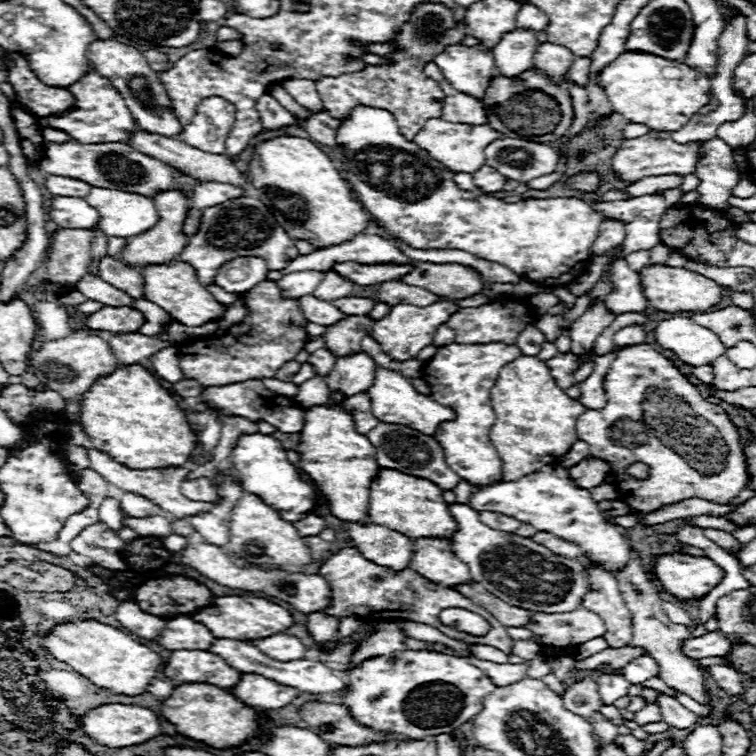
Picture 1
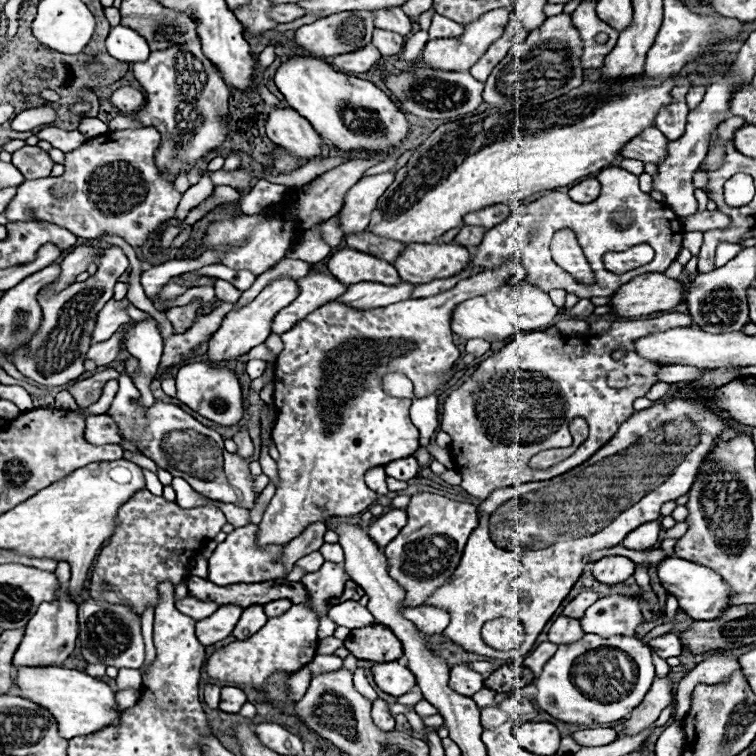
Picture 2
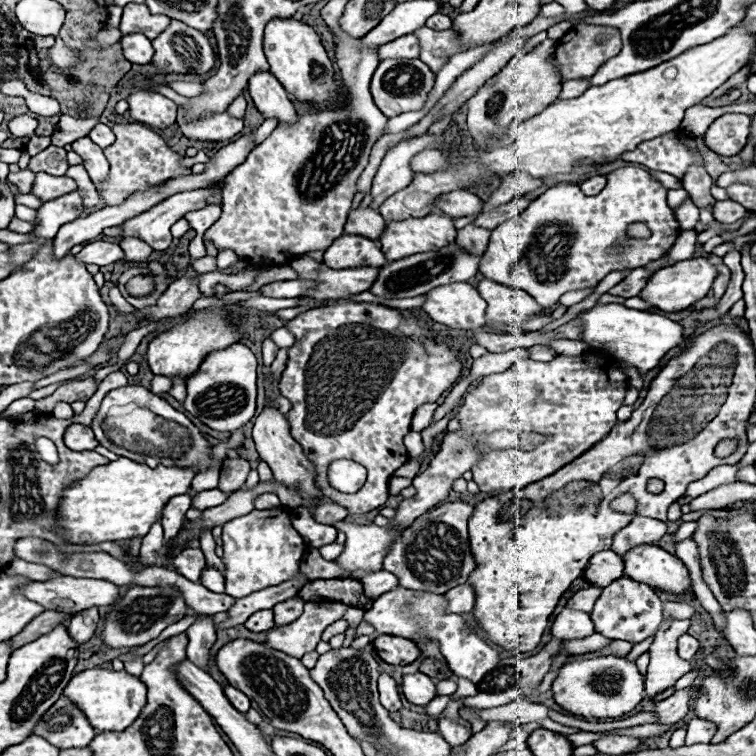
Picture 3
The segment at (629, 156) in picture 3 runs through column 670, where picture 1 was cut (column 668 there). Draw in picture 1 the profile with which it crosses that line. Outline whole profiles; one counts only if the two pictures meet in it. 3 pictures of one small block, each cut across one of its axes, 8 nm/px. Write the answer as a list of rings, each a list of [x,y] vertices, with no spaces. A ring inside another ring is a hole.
[[[648,132],[640,138],[632,138],[632,140],[624,140],[622,146],[618,148],[618,152],[612,156],[610,168],[612,172],[632,184],[638,182],[642,178],[648,176],[666,176],[666,174],[678,174],[678,176],[686,176],[692,174],[696,168],[696,160],[698,160],[698,150],[700,150],[702,142],[690,142],[690,144],[676,144],[674,140],[670,140],[668,132]]]

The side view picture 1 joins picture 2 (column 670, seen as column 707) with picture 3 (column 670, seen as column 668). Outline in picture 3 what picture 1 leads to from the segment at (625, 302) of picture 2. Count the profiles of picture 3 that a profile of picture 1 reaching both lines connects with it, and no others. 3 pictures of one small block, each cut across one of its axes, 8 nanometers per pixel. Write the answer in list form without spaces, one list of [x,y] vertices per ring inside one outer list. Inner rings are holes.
[[[690,258],[674,266],[656,270],[638,296],[642,300],[648,300],[648,304],[654,304],[654,308],[660,308],[666,312],[680,312],[692,306],[694,302],[698,302],[700,298],[704,298],[710,292],[714,278],[716,278],[716,268],[710,264],[708,258]]]

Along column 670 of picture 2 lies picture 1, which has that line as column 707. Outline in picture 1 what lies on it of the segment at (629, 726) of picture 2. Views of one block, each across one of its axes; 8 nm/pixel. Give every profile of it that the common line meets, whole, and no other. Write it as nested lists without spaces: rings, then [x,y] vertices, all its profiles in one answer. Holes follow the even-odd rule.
[[[636,550],[630,552],[630,560],[628,564],[616,574],[618,584],[620,584],[620,592],[626,600],[626,606],[630,608],[632,620],[634,620],[634,640],[632,646],[642,646],[650,652],[650,656],[654,656],[656,664],[658,664],[658,678],[664,680],[670,688],[688,694],[690,698],[694,698],[700,704],[708,704],[708,692],[706,692],[706,684],[702,678],[702,668],[696,664],[696,660],[684,656],[680,652],[682,642],[690,636],[690,628],[684,624],[674,624],[666,618],[664,610],[662,610],[662,600],[658,596],[658,590],[652,586],[652,580],[648,578],[648,572],[642,566],[642,558]]]

